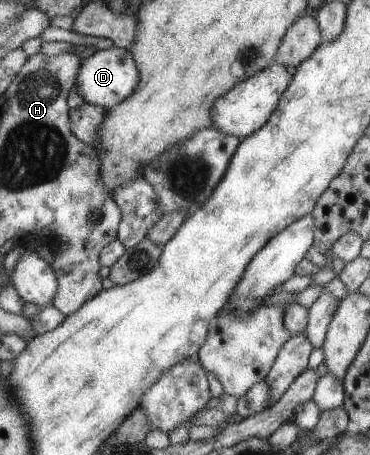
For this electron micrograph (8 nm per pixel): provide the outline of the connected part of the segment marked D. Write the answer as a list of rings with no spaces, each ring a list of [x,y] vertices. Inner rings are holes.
[[[115,45],[94,52],[82,61],[82,67],[77,78],[78,92],[86,98],[86,101],[106,110],[121,103],[125,97],[134,91],[138,84],[138,68],[135,65],[130,50]]]

